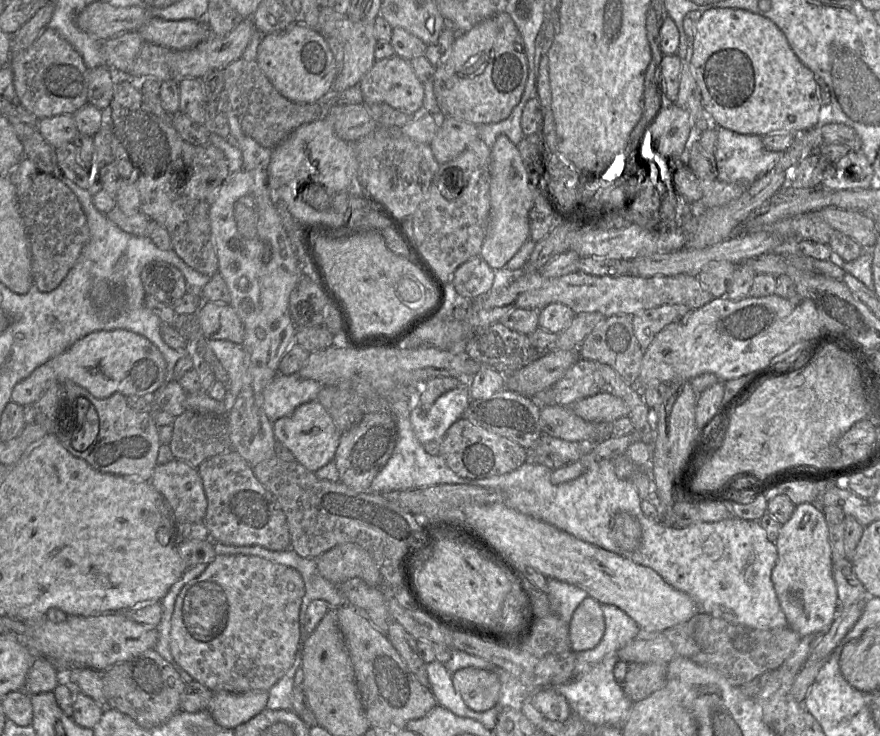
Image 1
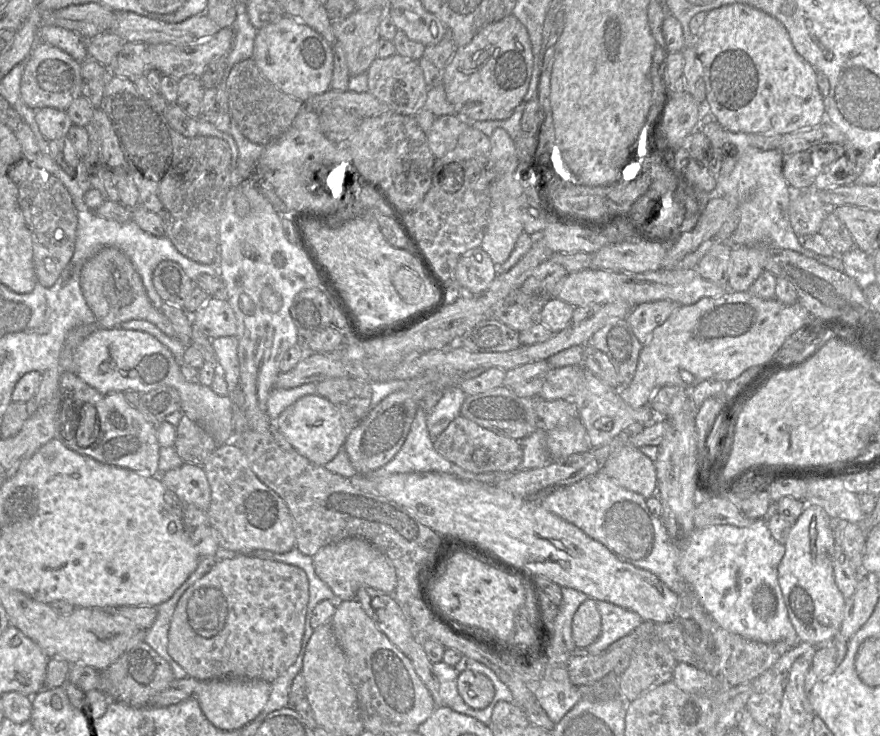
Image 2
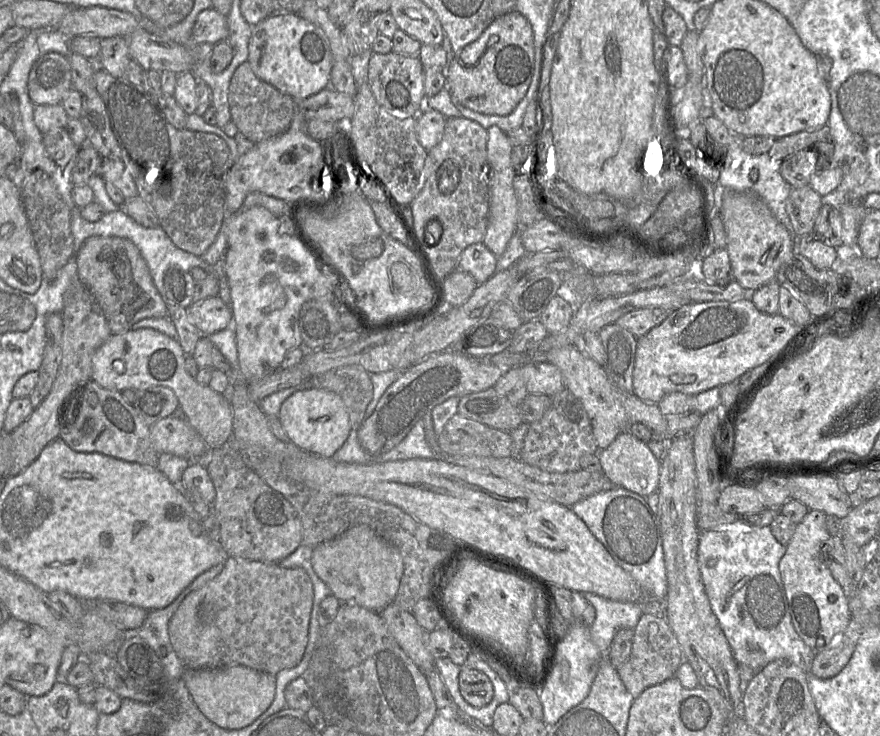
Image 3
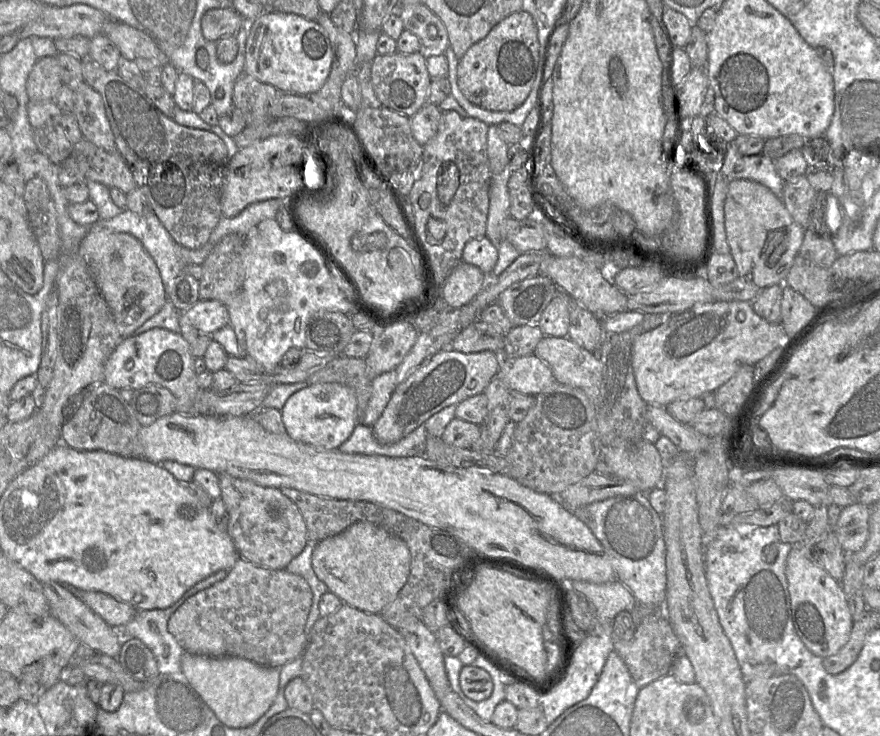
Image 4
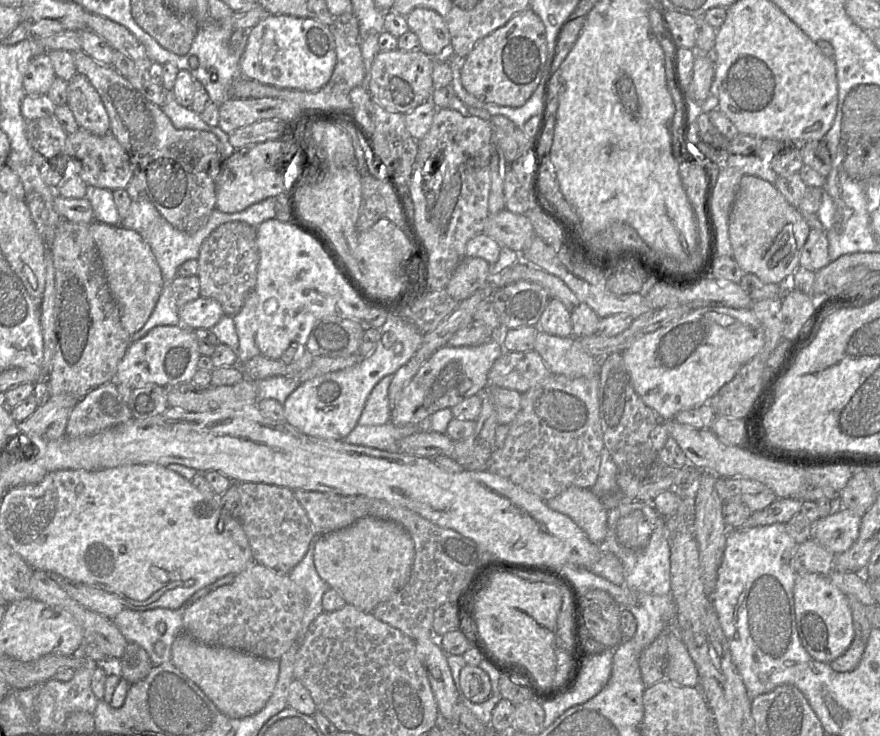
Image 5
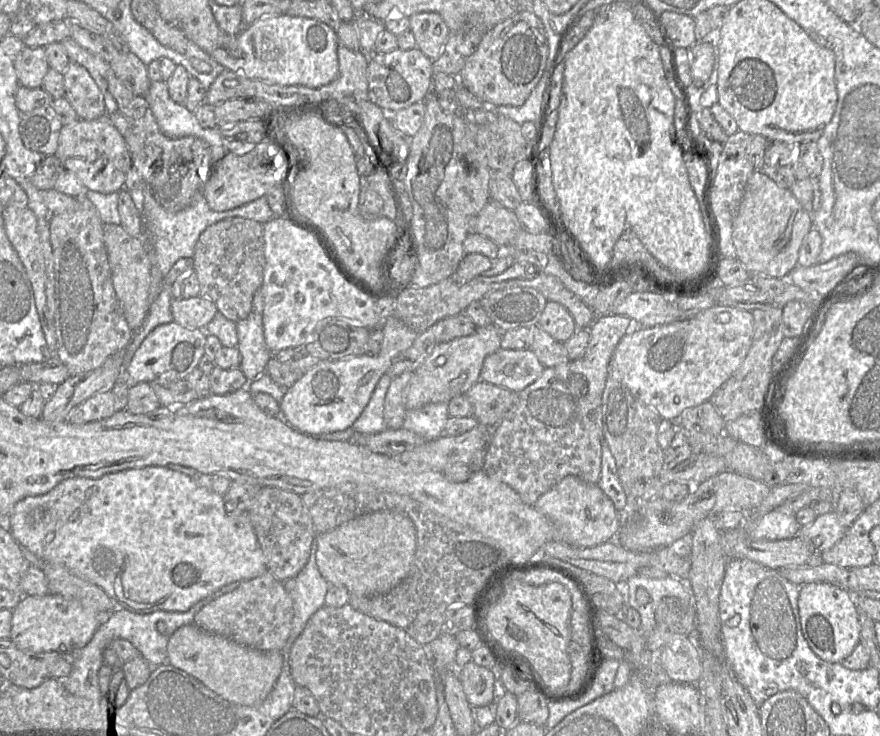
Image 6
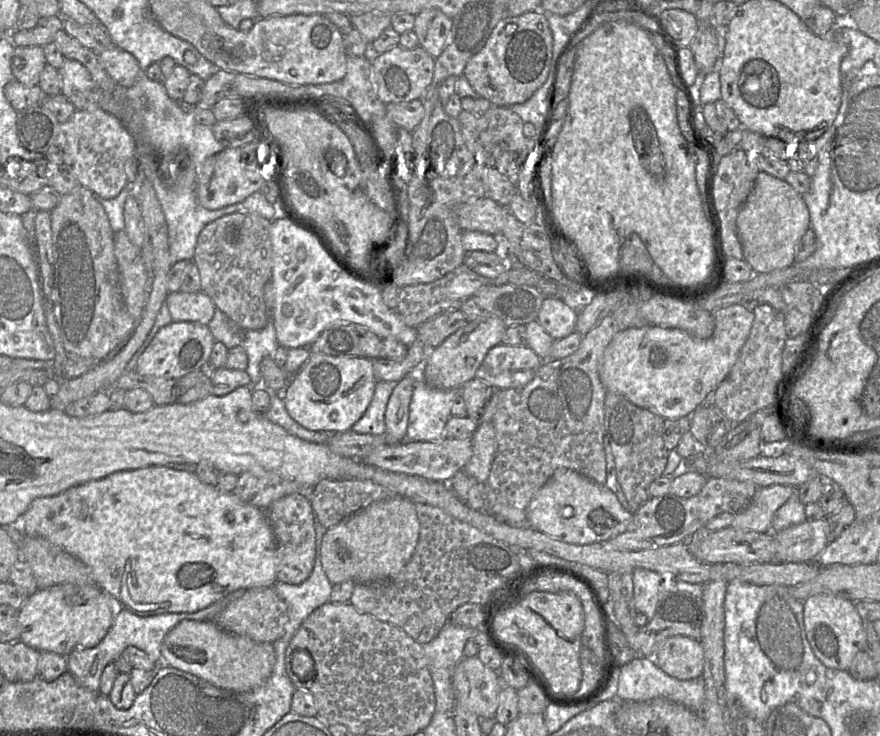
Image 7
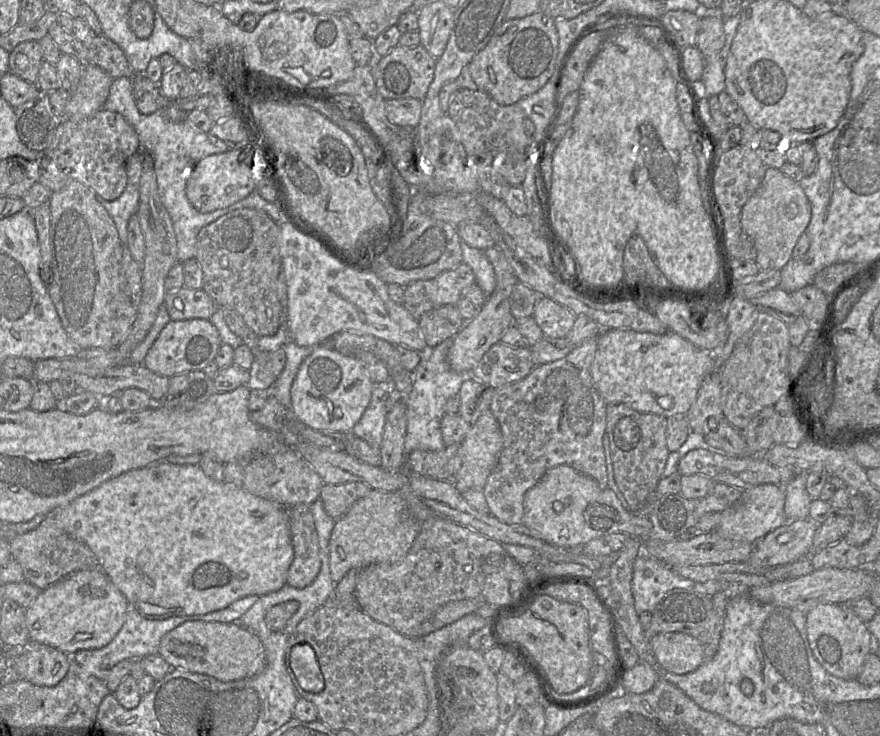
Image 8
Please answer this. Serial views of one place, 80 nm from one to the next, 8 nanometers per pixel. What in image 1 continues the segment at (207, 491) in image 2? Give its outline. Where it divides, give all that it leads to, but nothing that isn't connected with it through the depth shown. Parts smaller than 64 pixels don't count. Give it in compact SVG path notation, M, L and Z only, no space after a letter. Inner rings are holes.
M174 458L166 464L157 464L149 482L168 502L177 523L198 523L203 521L207 509L207 498L197 468Z

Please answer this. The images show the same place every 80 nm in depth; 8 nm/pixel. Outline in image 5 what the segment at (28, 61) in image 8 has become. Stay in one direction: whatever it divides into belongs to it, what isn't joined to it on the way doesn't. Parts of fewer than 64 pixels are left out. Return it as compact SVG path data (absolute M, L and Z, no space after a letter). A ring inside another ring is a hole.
M47 52L33 56L23 78L23 88L26 95L47 94L56 77Z

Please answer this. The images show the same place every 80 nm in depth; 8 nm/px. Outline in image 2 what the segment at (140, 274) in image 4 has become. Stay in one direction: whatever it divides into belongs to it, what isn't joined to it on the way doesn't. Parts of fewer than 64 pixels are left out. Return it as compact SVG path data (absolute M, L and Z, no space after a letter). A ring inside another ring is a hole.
M106 247L92 256L80 274L82 293L101 328L112 329L130 320L146 320L169 337L176 337L170 320L151 302L139 273L126 254L118 248Z

